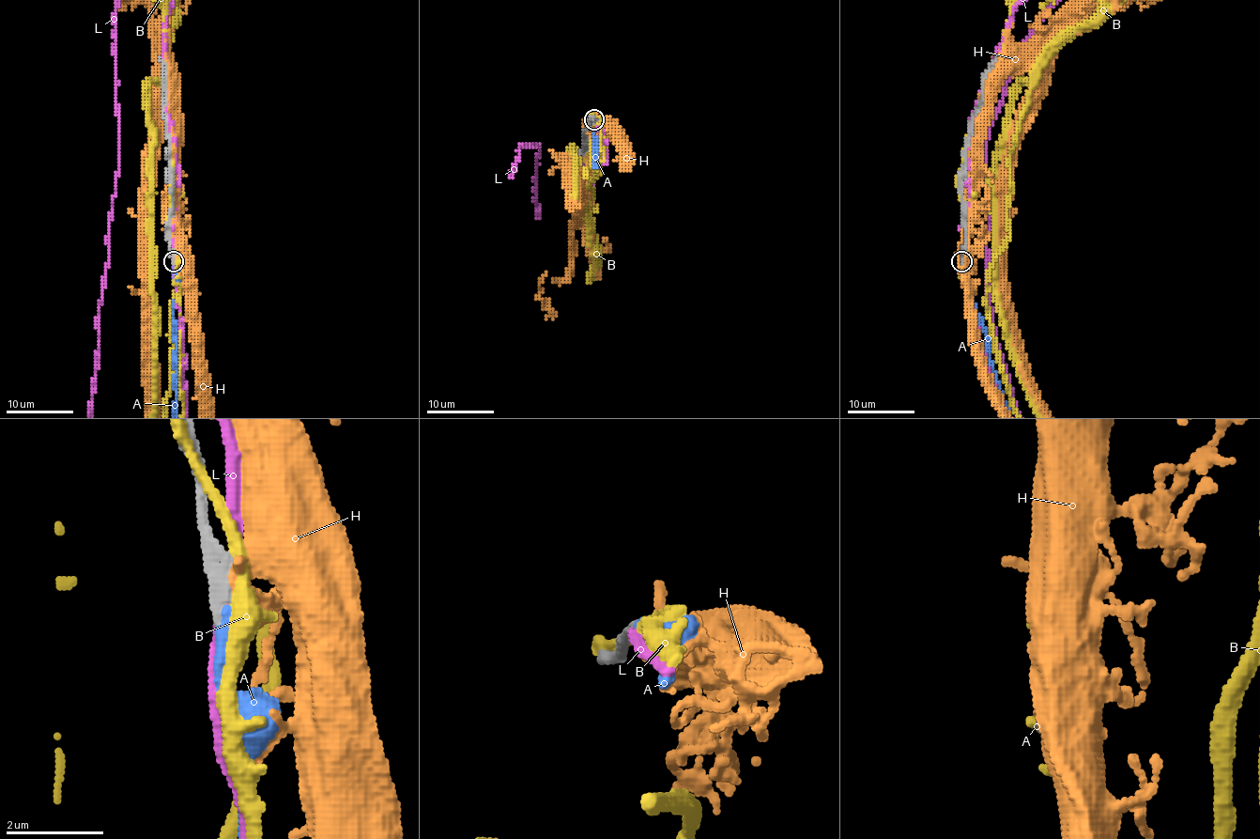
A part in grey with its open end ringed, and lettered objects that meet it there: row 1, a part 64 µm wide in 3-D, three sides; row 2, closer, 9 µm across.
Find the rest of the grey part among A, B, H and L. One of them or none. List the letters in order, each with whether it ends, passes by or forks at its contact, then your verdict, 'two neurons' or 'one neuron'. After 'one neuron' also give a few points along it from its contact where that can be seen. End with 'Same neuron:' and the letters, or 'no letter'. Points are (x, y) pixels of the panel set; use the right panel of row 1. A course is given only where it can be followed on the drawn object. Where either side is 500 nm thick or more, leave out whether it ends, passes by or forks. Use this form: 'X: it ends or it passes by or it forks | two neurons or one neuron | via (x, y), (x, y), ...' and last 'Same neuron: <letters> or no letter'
A: it ends | one neuron
B: it passes by | two neurons
H: two neurons
L: it passes by | two neurons
Same neuron: A

